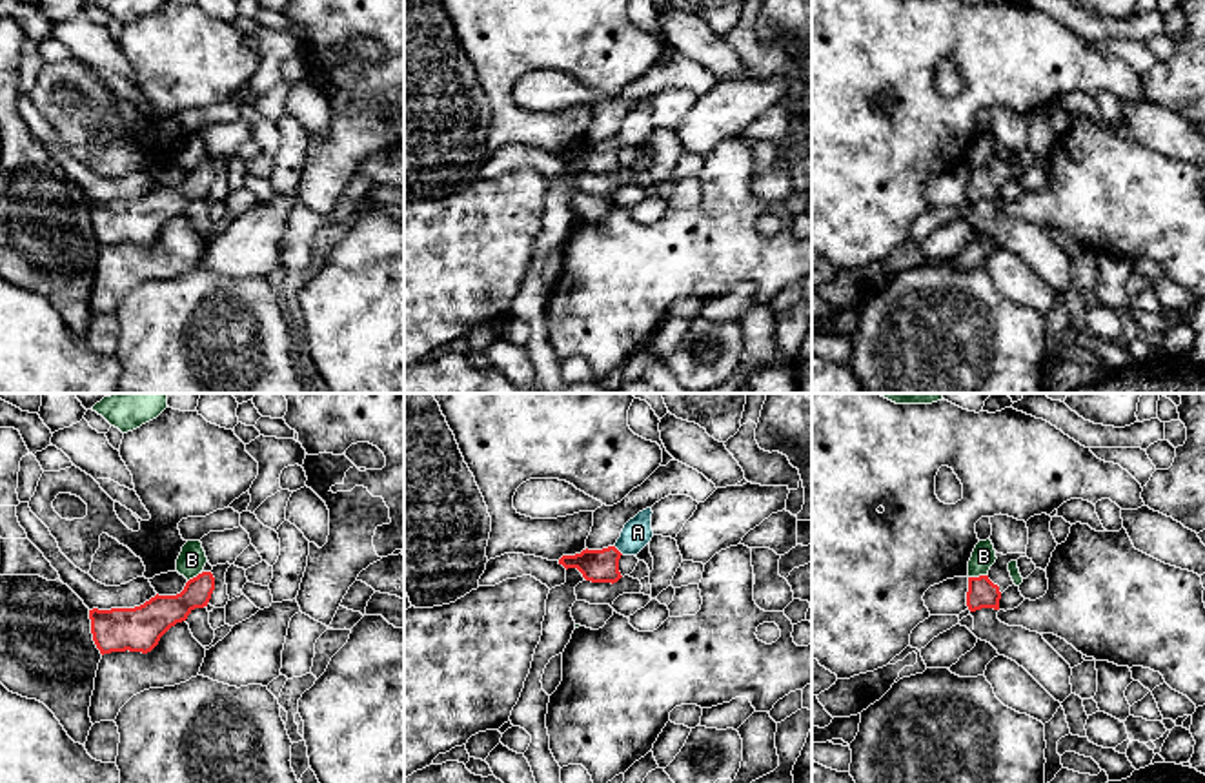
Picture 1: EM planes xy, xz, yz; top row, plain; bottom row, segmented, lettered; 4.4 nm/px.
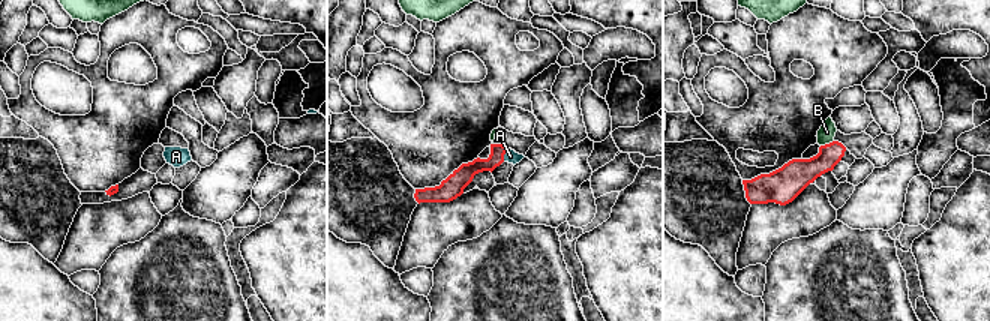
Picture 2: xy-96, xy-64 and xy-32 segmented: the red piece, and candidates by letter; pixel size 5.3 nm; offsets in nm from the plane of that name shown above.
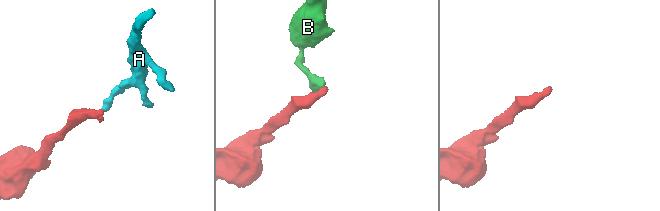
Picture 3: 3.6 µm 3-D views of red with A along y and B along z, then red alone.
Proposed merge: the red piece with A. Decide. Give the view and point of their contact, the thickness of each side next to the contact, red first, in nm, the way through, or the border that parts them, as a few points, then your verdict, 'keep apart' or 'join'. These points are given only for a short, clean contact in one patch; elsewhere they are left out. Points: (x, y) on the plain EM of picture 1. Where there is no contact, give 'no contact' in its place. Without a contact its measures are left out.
contact xz (617, 142); calibres 140 and 130 nm; way xz (596, 157), (601, 157), (617, 142), (637, 124); join

